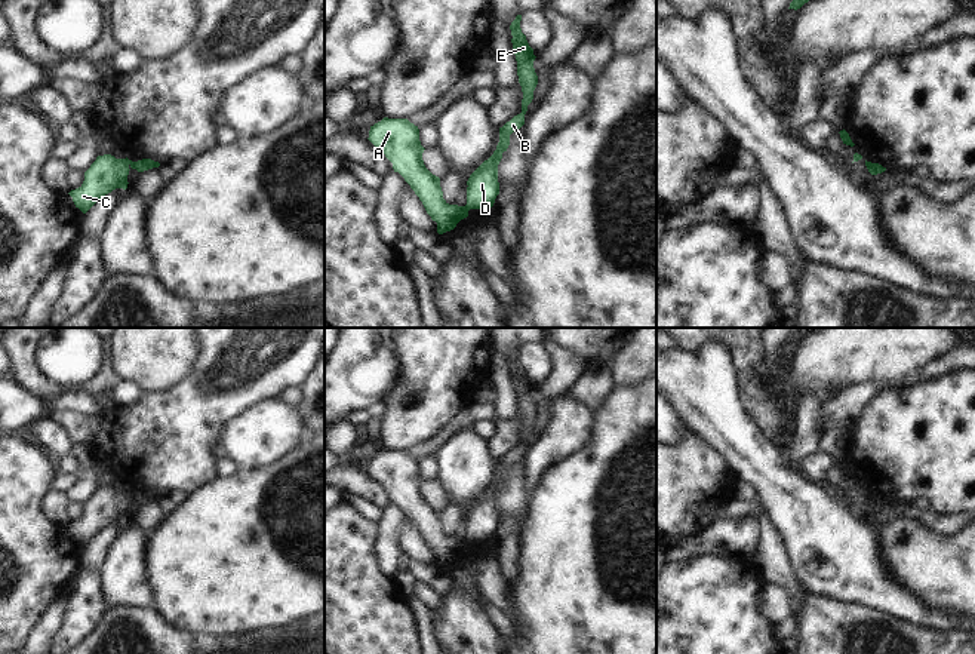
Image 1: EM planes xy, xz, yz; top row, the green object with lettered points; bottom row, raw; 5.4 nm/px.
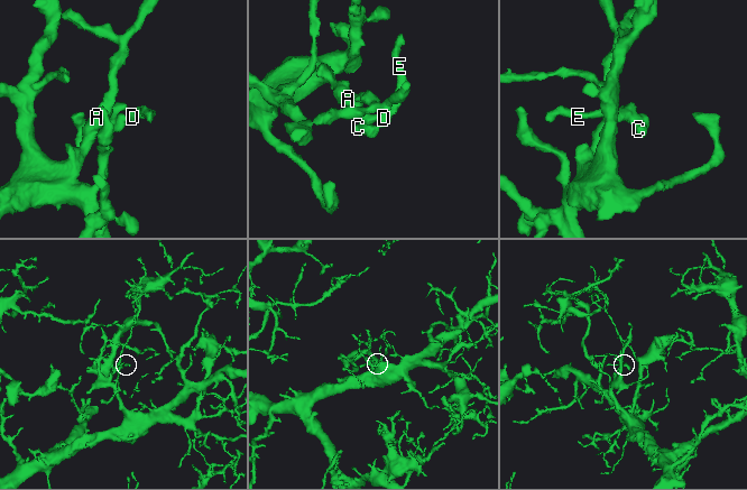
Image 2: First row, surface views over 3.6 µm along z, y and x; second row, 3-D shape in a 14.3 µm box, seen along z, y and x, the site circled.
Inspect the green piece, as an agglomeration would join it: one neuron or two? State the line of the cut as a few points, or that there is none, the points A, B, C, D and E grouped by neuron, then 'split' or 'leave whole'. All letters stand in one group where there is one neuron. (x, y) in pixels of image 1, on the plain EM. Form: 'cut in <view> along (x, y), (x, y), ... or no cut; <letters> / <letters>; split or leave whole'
cut in xy along (132, 494), (137, 500); A C / B D E; split

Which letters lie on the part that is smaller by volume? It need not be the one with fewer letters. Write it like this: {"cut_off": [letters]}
{"cut_off": ["B", "D", "E"]}

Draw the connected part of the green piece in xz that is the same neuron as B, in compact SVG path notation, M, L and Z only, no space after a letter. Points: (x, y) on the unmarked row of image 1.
M517 347L511 354L511 375L517 393L517 408L522 418L522 445L514 448L502 460L499 460L499 475L493 486L485 492L468 510L467 513L467 540L468 541L488 541L495 535L499 526L498 515L498 497L502 491L502 485L507 483L510 478L510 467L519 463L525 457L525 446L528 437L533 432L533 423L538 417L538 408L533 400L533 381L529 378L526 368L520 360L522 347Z

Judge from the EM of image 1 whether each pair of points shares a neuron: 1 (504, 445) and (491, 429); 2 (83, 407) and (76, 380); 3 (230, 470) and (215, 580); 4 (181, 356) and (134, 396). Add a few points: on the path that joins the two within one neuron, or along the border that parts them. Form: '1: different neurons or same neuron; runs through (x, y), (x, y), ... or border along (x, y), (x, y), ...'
1: different neurons; border along (498, 423), (498, 432), (489, 439)
2: different neurons; border along (111, 393), (64, 392), (49, 404)
3: different neurons; border along (239, 469), (231, 476), (218, 478)
4: different neurons; border along (120, 378), (137, 381), (147, 390)

